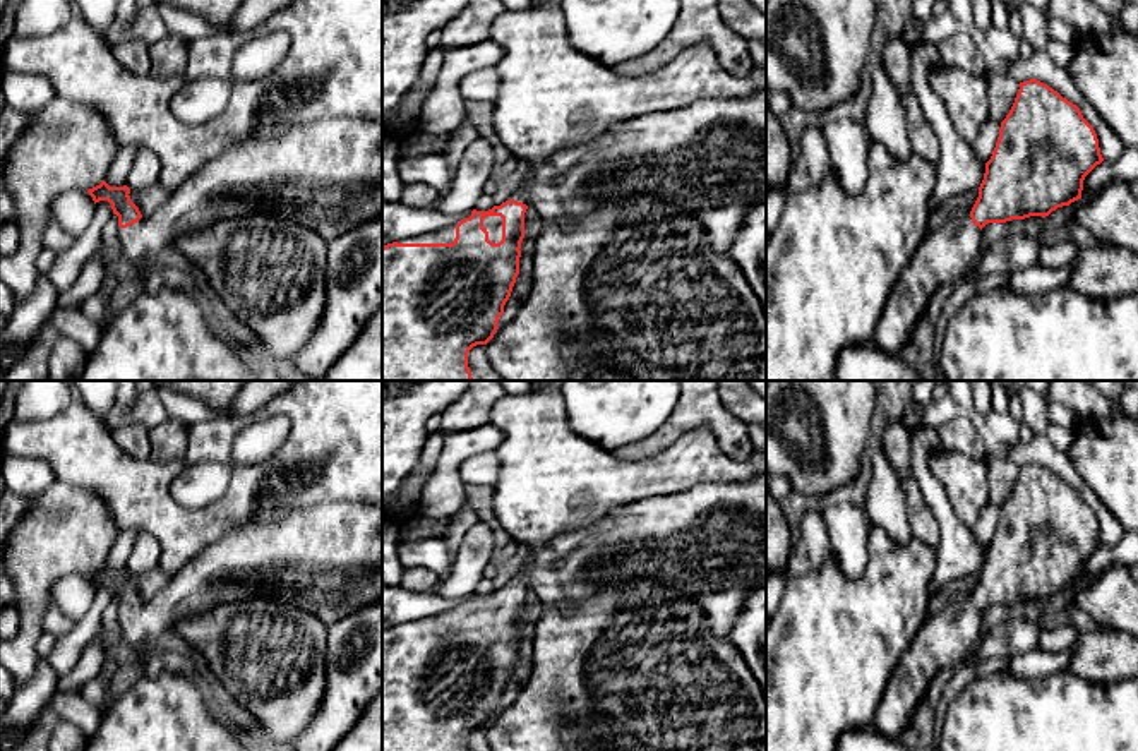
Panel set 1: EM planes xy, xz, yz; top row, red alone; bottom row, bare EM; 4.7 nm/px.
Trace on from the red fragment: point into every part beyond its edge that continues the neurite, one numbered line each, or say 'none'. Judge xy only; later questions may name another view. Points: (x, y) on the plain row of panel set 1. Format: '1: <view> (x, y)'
1: xy (326, 559)

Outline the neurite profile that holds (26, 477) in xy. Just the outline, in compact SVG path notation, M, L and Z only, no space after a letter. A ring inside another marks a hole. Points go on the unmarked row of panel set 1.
M5 456L2 478L7 490L24 497L38 497L58 482L46 461L15 456Z

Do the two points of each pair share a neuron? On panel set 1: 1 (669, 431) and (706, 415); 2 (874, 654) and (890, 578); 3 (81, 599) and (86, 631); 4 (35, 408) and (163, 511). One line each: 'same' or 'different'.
1: same
2: same
3: different
4: different

